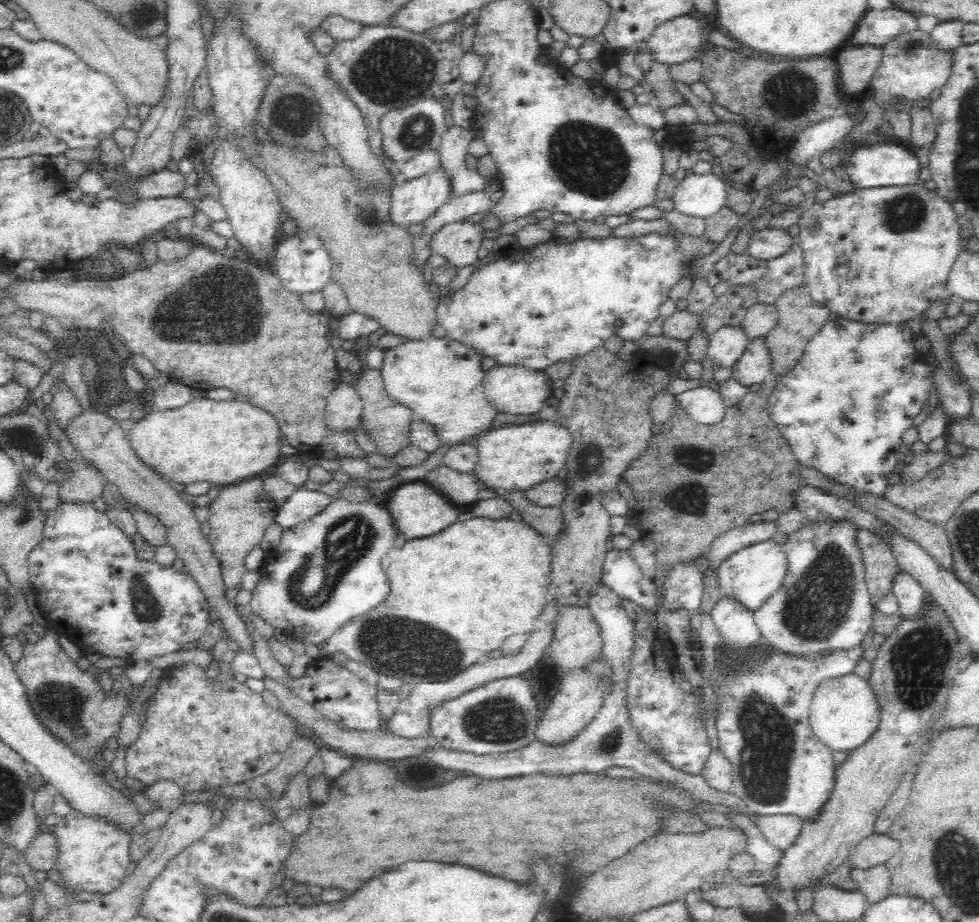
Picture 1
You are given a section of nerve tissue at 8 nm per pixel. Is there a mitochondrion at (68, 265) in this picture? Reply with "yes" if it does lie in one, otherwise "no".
no

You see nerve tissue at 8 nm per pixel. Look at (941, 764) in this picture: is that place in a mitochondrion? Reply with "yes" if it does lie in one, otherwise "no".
no

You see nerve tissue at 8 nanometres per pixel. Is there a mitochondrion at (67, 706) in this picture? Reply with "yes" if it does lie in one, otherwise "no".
yes

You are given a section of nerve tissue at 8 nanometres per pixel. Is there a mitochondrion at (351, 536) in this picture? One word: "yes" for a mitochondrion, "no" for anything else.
yes

